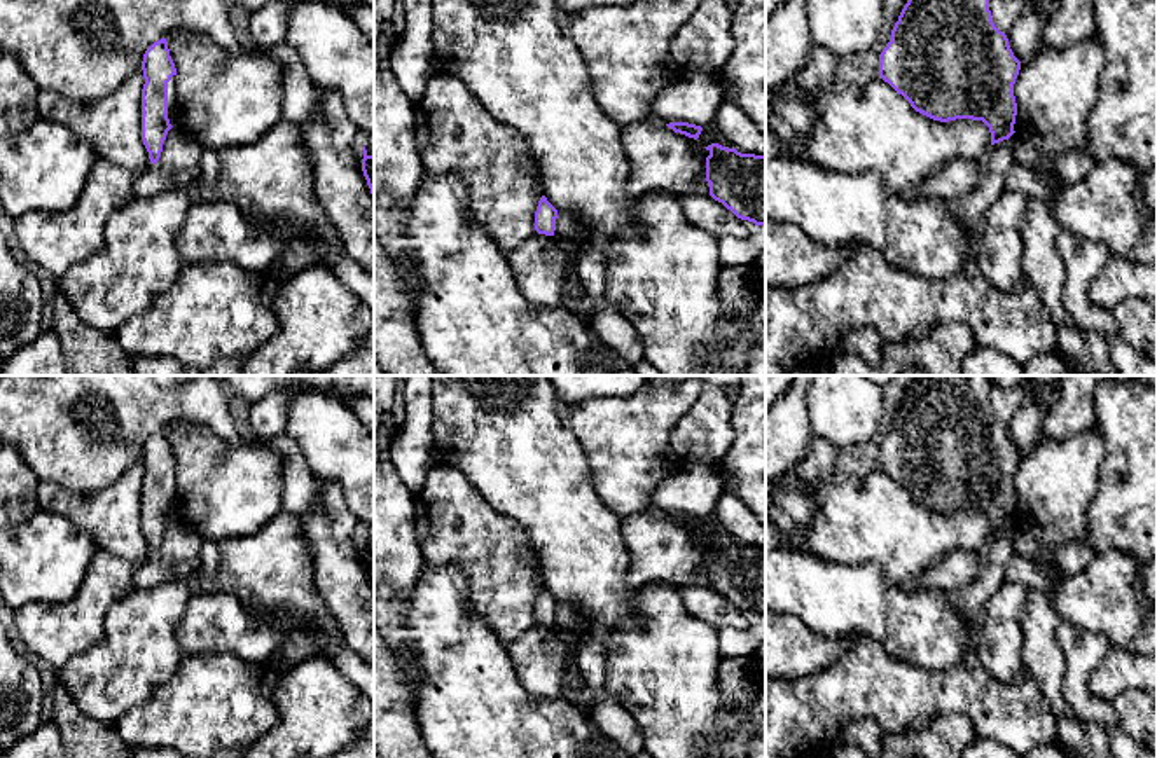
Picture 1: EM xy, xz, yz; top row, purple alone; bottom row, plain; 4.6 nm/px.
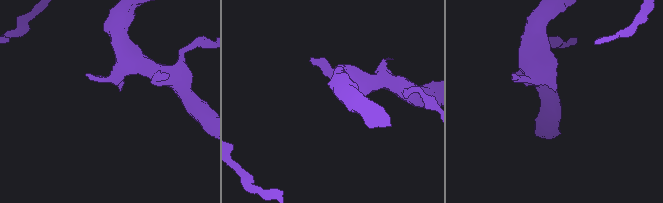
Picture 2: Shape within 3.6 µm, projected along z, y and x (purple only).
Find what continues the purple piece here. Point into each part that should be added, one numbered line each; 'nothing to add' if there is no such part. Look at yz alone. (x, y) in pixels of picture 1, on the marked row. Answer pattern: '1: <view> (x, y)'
nothing to add

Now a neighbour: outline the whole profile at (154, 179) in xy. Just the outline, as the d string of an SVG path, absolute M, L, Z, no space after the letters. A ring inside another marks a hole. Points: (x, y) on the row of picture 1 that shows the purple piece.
M152 164L149 169L140 173L133 183L135 197L145 197L159 190L170 190L175 187L191 187L197 178L199 168L182 169L182 171L166 171L157 164Z

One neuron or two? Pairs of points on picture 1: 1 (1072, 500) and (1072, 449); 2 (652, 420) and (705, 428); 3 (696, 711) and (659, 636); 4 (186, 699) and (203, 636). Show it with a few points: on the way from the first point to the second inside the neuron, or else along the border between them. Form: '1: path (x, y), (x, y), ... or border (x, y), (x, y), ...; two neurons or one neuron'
1: path (1072, 488), (1072, 461); one neuron
2: border (701, 393), (670, 437), (670, 447), (680, 463); two neurons
3: path (677, 692), (668, 683), (668, 655); one neuron
4: border (184, 654), (229, 652), (238, 657); two neurons

